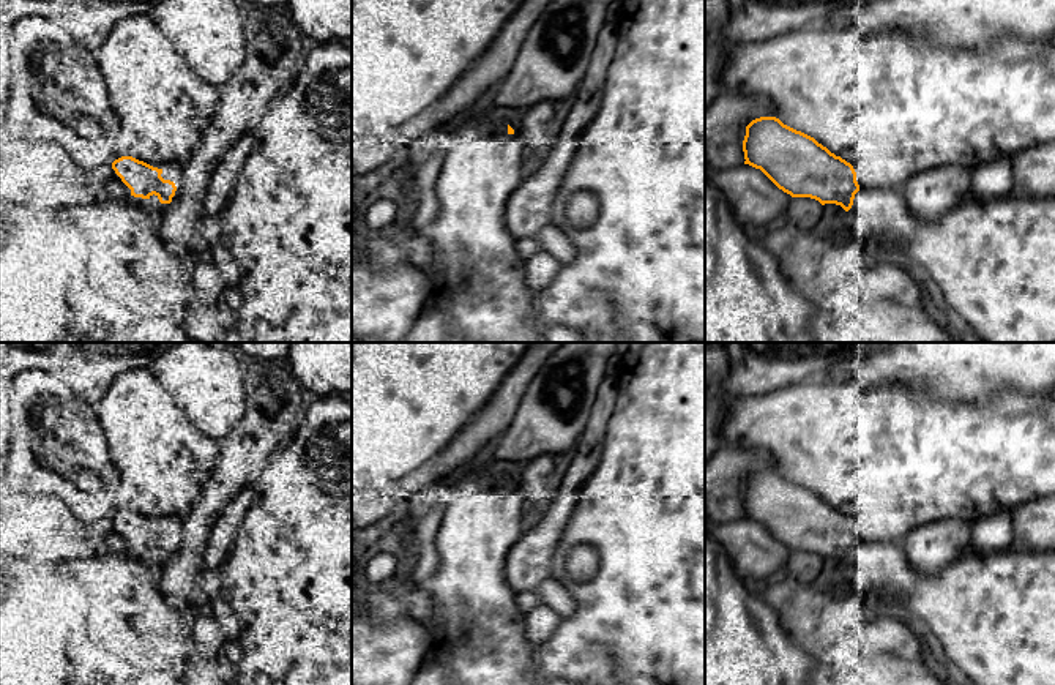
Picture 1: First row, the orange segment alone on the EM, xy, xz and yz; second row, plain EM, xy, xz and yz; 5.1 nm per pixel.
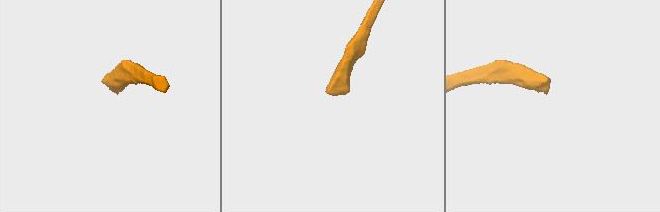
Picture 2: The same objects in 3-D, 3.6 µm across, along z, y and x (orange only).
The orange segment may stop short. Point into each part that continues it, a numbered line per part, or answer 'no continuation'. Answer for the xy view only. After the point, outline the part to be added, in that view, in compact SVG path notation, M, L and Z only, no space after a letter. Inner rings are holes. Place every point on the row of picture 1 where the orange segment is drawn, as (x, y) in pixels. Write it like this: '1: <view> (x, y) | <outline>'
1: xy (145, 215) | M101 188L96 202L107 208L110 202L126 210L129 215L129 224L126 235L136 240L142 240L148 234L158 234L161 227L161 216L164 215L164 204L159 202L158 196L137 200L134 196L117 196L107 188Z

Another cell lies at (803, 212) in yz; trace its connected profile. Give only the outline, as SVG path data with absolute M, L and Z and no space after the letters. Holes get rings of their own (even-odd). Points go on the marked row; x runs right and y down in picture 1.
M792 197L781 213L779 221L811 230L817 226L823 211L823 205L811 197Z

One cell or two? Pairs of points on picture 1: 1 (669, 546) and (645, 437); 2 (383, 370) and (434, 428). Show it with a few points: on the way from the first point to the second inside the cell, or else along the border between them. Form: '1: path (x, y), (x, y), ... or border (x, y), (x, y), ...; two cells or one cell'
1: path (663, 520), (650, 497), (650, 464); one cell
2: path (390, 384), (420, 414); one cell

